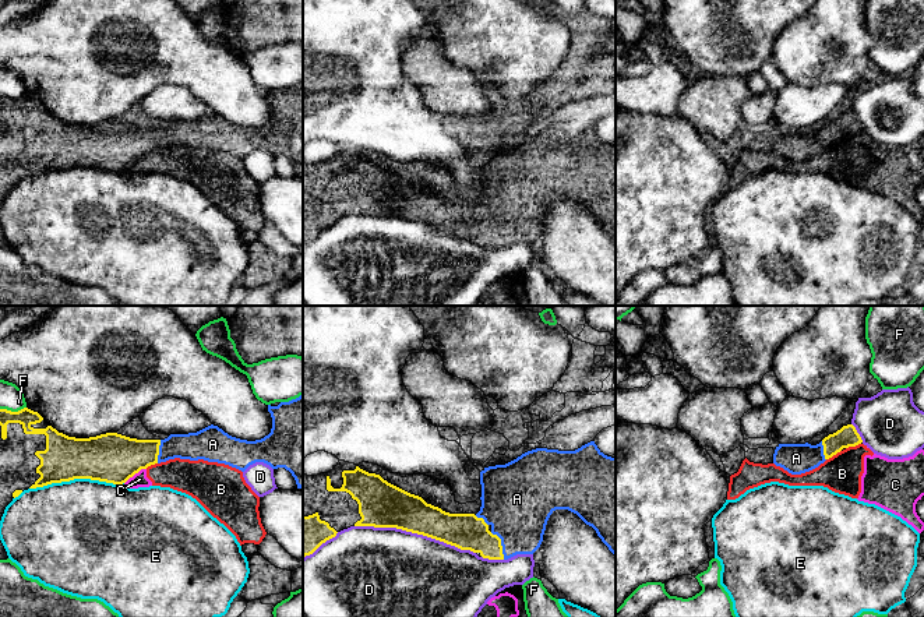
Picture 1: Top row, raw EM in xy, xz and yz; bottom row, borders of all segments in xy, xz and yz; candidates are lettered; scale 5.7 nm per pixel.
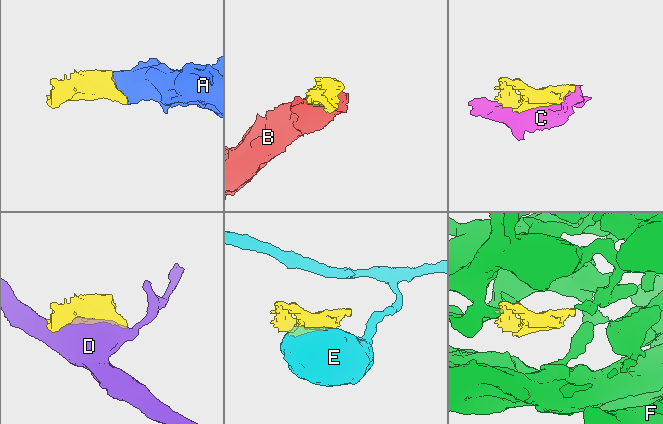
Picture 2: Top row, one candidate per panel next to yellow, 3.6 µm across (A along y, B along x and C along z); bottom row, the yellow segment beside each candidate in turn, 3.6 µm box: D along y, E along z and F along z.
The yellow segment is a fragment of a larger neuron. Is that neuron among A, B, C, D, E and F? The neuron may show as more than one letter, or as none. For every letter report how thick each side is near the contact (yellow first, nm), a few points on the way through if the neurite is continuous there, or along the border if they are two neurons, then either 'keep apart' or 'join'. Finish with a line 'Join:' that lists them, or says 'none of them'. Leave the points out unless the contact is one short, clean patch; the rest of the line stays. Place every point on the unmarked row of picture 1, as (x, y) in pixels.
A: 200 nm thick on the yellow side, 380 nm on the other; join
B: 120 nm thick on the yellow side, 220 nm on the other; keep apart
C: 280 nm thick on the yellow side, 90 nm on the other; keep apart
D: 260 nm thick on the yellow side, 480 nm on the other; keep apart
E: 280 nm thick on the yellow side, 480 nm on the other; keep apart
F: 100 nm thick on the yellow side, 140 nm on the other; keep apart
Join: A

